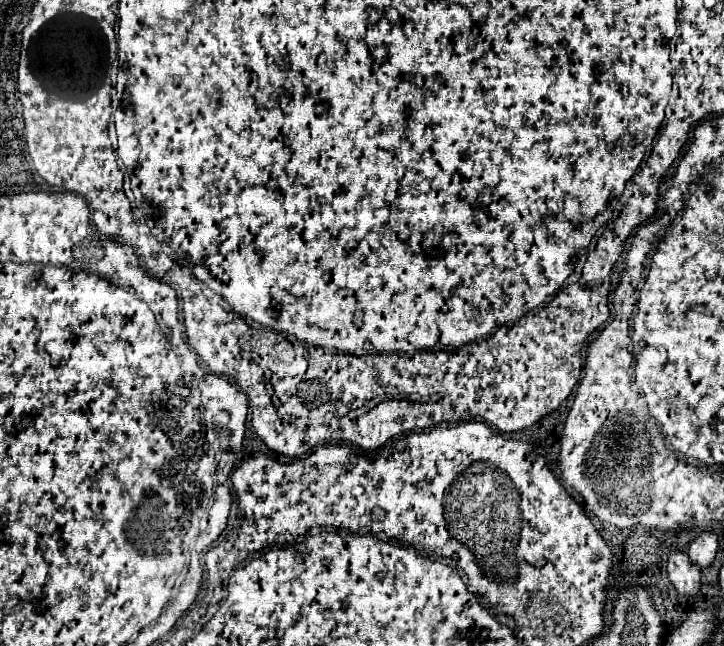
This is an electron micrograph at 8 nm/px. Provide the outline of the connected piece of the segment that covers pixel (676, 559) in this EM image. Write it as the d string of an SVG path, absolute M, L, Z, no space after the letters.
M672 549L668 555L668 579L678 593L684 593L690 599L696 599L700 589L700 567L692 565L690 557L682 549Z

